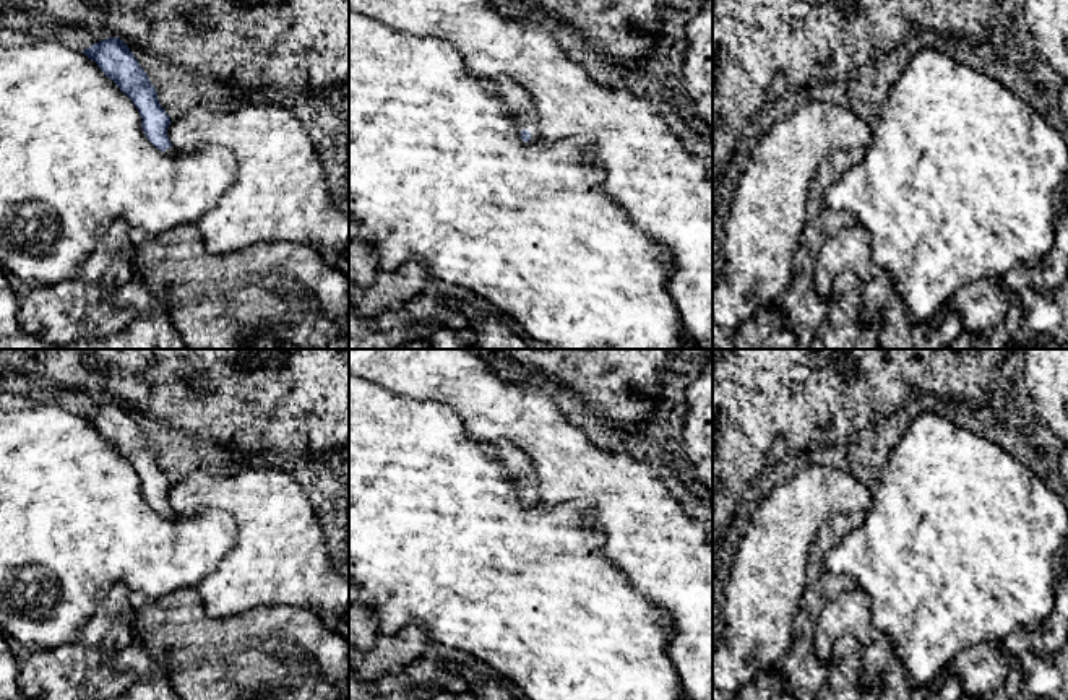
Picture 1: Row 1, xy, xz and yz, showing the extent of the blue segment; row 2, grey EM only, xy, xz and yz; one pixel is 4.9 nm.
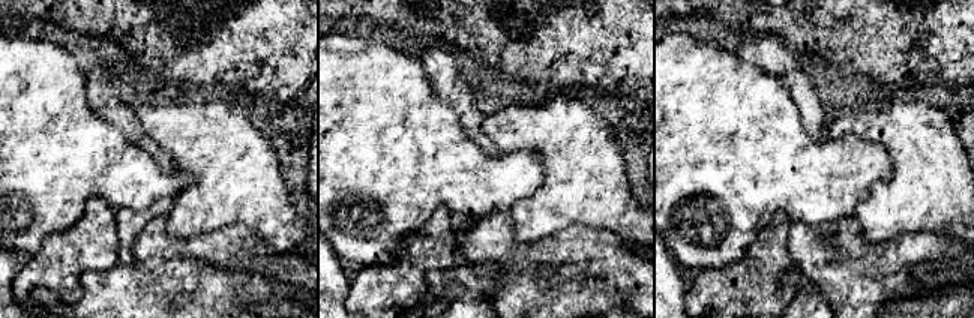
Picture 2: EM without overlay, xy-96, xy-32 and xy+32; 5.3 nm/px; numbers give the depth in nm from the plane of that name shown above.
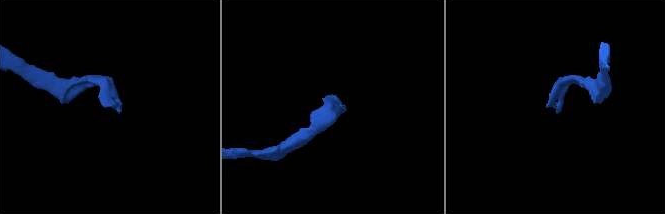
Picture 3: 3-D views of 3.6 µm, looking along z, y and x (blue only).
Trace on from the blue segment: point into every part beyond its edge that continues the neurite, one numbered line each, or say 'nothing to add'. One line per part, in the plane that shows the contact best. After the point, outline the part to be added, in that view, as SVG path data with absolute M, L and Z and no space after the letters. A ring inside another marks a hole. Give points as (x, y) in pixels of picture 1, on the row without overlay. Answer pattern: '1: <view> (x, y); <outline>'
1: xz (520, 466); M505 439L493 442L493 448L508 474L516 482L519 494L529 494L531 505L539 503L537 474L532 460L519 447Z

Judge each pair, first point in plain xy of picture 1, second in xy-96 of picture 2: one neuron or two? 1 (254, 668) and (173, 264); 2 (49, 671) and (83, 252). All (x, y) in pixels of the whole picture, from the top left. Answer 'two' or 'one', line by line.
1: two
2: one

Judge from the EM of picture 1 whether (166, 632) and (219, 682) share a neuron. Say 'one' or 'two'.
one

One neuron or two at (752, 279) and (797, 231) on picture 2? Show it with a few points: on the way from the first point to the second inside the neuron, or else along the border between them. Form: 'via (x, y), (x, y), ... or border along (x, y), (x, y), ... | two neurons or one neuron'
border along (790, 222), (790, 257), (796, 266) | two neurons

